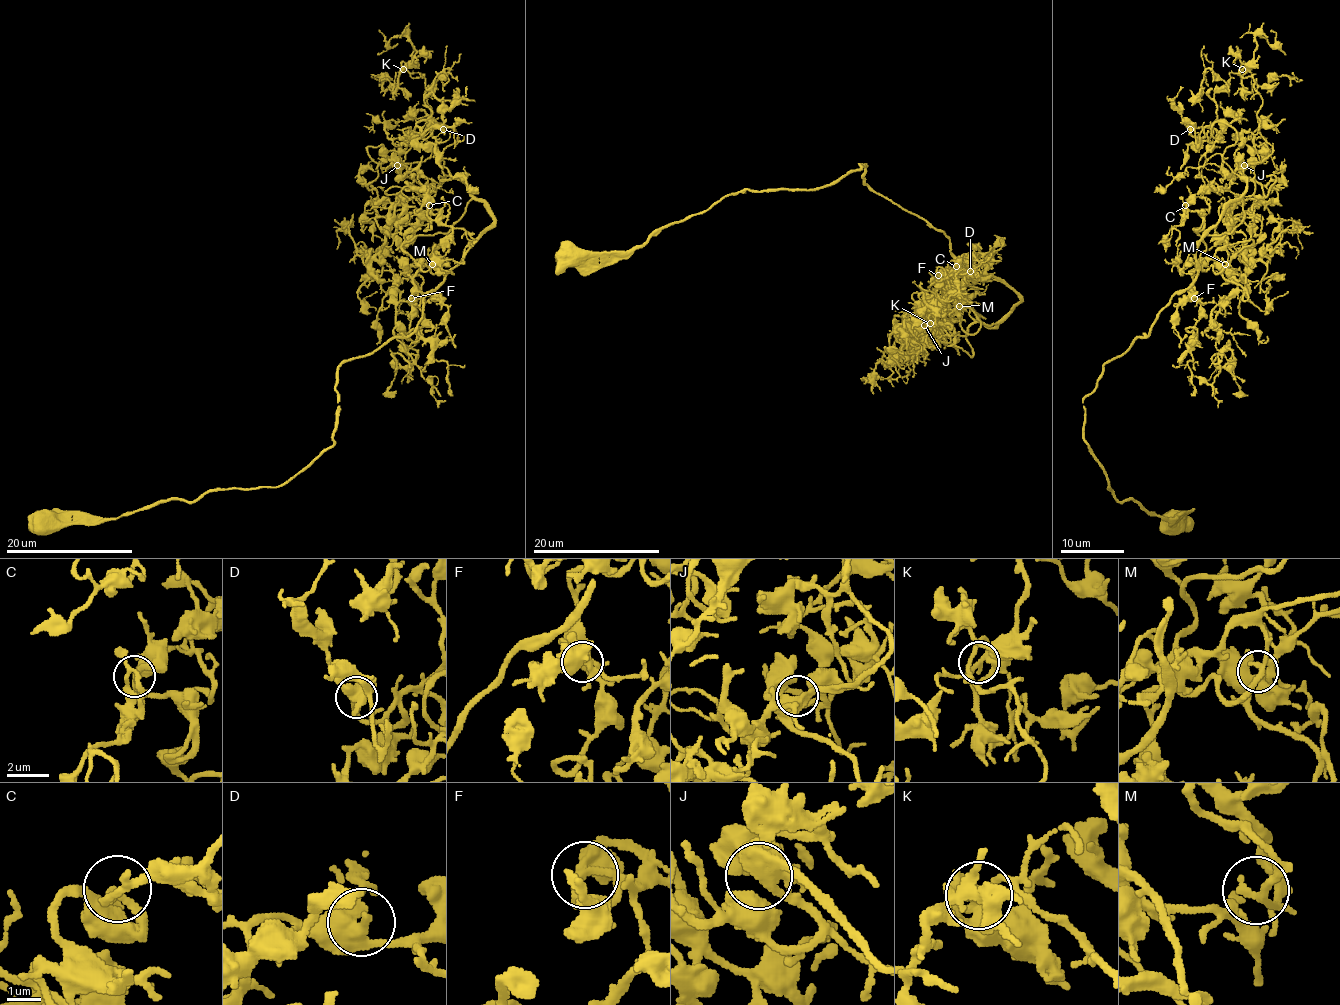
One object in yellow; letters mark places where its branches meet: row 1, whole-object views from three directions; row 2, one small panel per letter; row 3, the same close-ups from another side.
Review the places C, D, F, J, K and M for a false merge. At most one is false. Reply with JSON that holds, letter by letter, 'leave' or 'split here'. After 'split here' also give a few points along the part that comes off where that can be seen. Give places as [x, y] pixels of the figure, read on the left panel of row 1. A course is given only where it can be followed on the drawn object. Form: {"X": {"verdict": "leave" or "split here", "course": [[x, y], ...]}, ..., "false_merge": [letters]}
{"C": {"verdict": "leave"}, "D": {"verdict": "leave"}, "F": {"verdict": "leave"}, "J": {"verdict": "leave"}, "K": {"verdict": "leave"}, "M": {"verdict": "leave"}, "false_merge": []}

